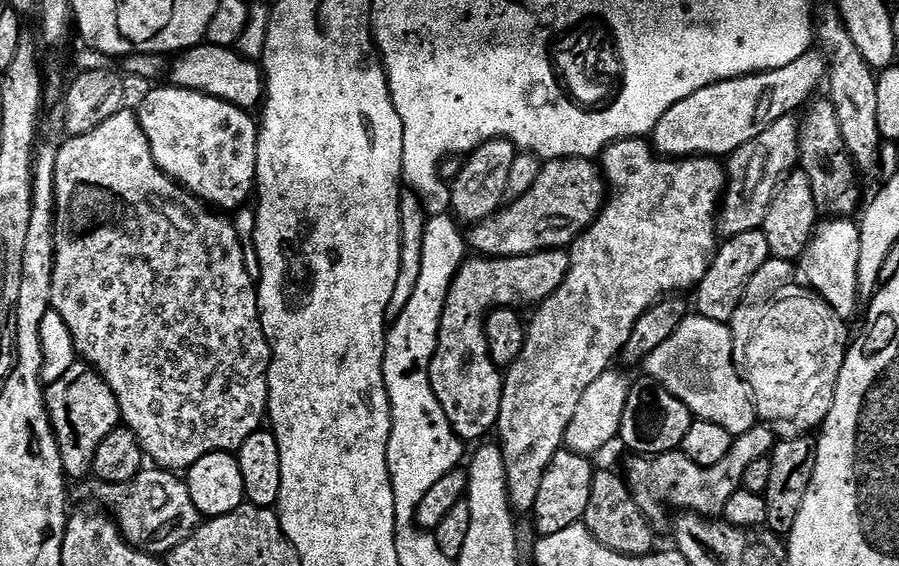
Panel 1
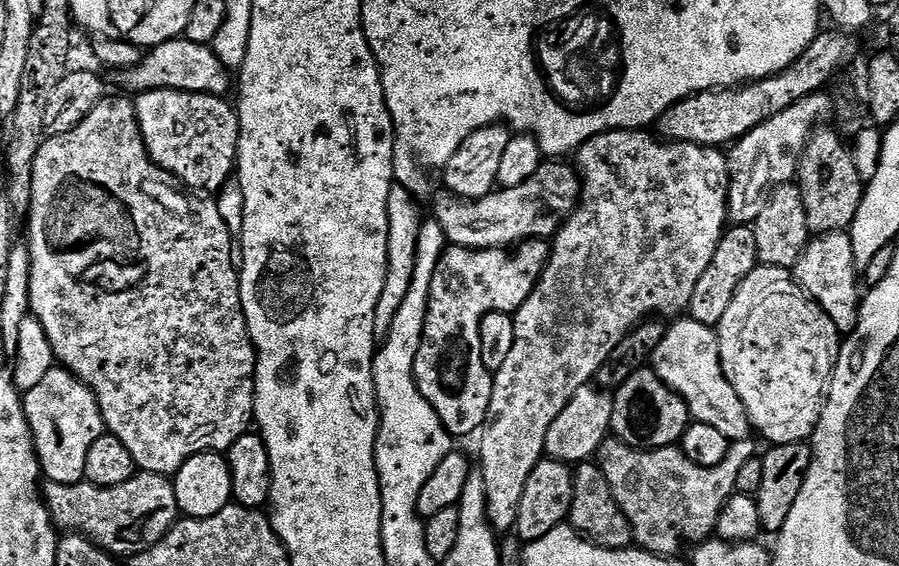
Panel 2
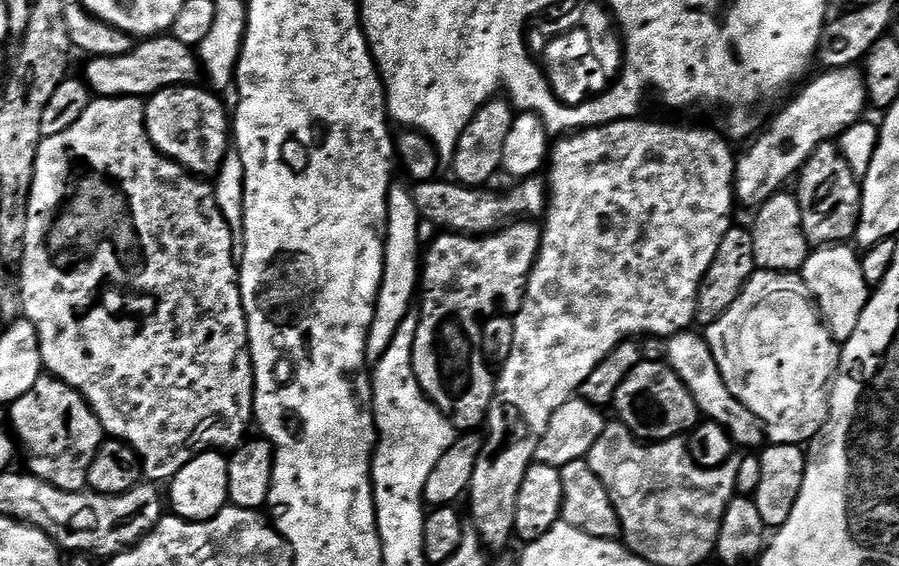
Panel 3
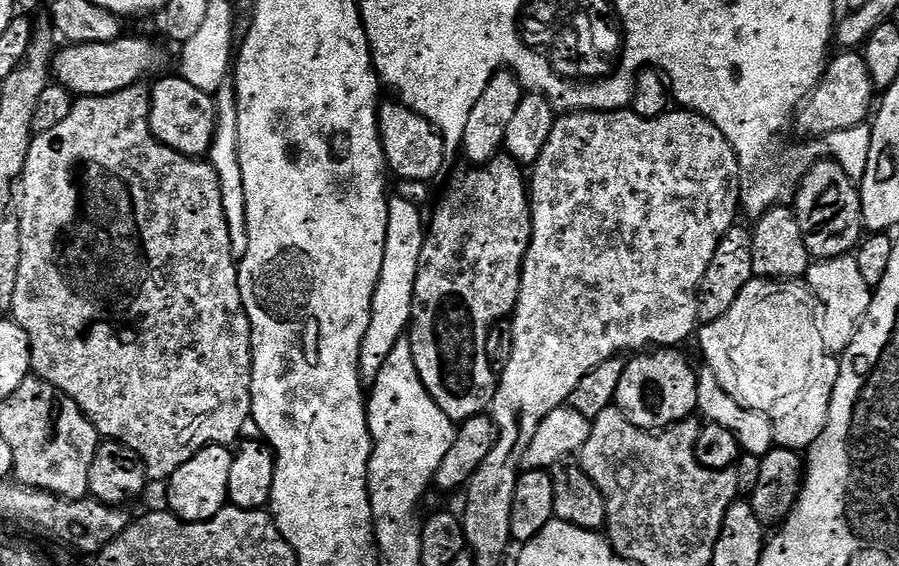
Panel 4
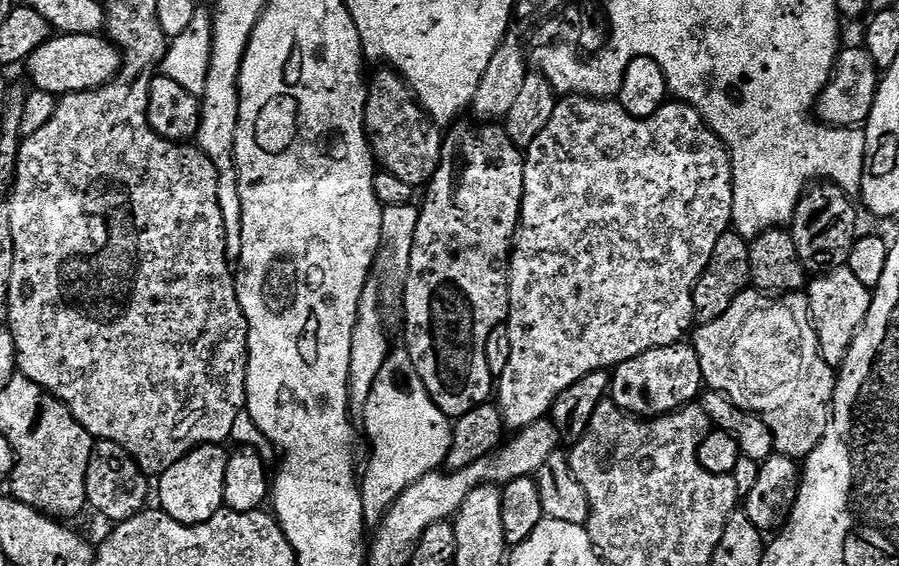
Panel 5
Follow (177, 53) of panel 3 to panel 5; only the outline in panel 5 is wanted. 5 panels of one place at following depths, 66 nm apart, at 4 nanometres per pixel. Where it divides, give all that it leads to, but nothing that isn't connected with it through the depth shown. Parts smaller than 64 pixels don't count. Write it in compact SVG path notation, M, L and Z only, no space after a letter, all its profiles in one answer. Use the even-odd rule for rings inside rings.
M56 34L32 52L26 61L26 67L33 89L59 98L69 96L72 92L89 92L103 84L109 84L120 73L121 63L119 48L103 35Z

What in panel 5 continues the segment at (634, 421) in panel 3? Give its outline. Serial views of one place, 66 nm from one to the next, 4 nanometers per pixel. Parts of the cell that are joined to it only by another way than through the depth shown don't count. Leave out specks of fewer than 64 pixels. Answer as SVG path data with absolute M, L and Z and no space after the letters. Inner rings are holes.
M691 343L658 346L616 365L610 376L610 399L623 412L641 418L668 416L693 403L705 387L700 359Z

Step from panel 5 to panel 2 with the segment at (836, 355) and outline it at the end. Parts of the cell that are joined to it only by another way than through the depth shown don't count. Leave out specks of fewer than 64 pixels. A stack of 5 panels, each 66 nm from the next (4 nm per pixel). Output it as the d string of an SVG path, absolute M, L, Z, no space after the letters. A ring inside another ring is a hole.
M847 231L826 232L809 239L800 261L794 266L796 283L826 310L826 314L830 314L834 326L842 334L851 332L860 318L862 288L858 283L856 260L858 254L852 248L852 237Z

